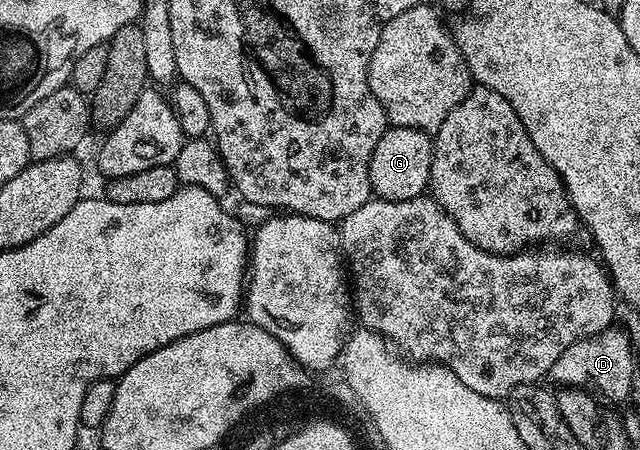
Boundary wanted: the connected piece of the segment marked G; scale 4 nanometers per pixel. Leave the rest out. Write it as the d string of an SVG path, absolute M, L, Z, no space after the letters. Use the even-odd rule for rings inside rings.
M390 126L380 136L372 151L372 160L368 164L370 192L374 198L383 198L389 202L412 200L427 193L432 172L432 152L434 143L425 130Z

